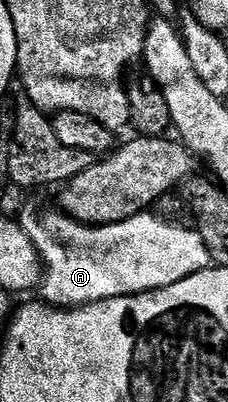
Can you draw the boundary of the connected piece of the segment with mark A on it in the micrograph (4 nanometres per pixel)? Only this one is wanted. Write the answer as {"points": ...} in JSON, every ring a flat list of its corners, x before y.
{"points":[[27,210,19,216,19,223,41,255,44,272,39,292,45,295,42,296,44,303,55,308,82,308,85,304,97,304,101,300,154,292,175,282,183,282,183,278,201,272,211,264,209,247,205,245,200,231,162,220,156,214,142,214,114,224,80,224,60,210]]}

